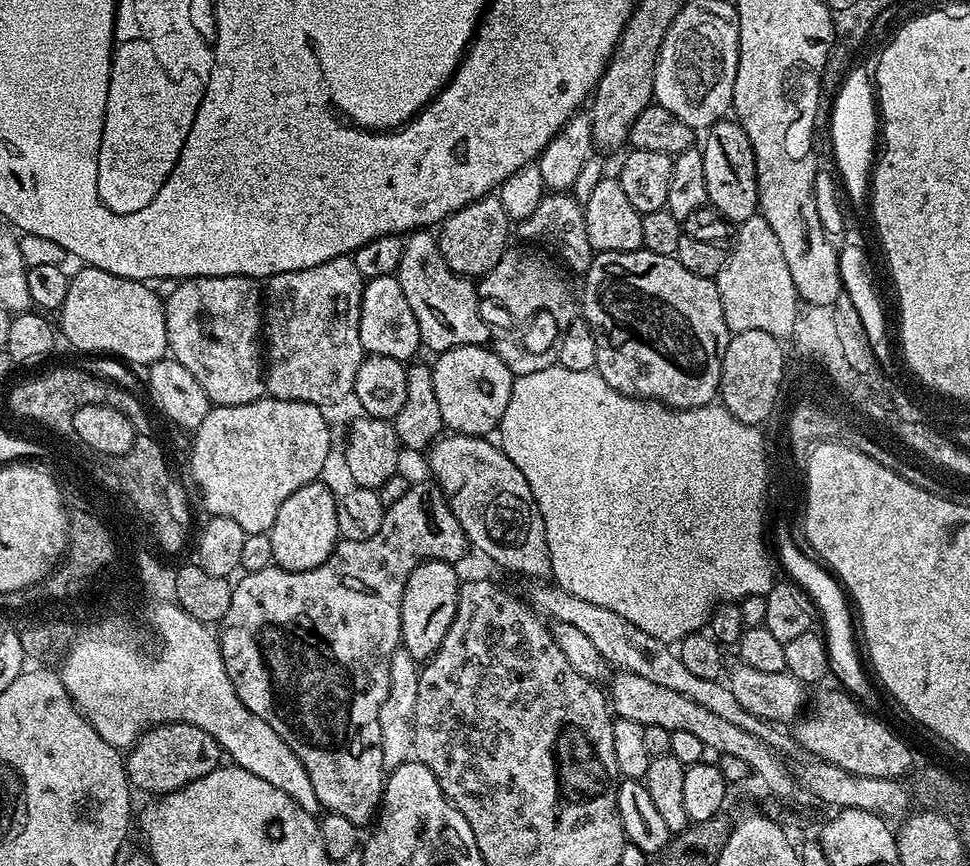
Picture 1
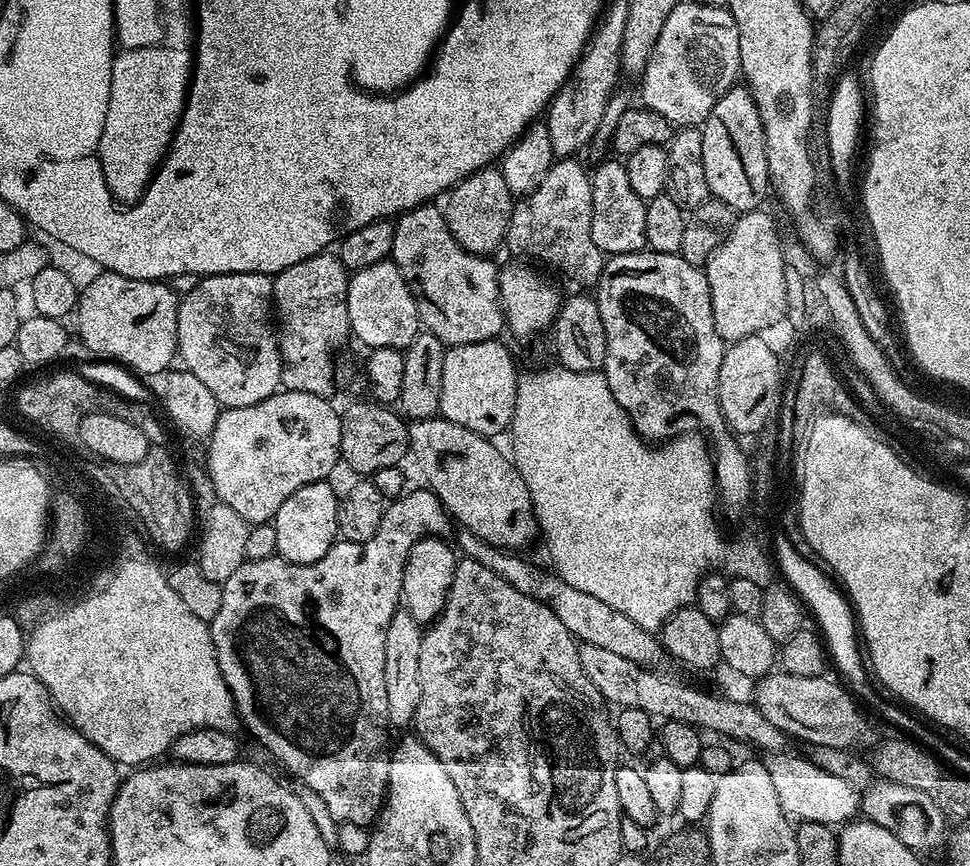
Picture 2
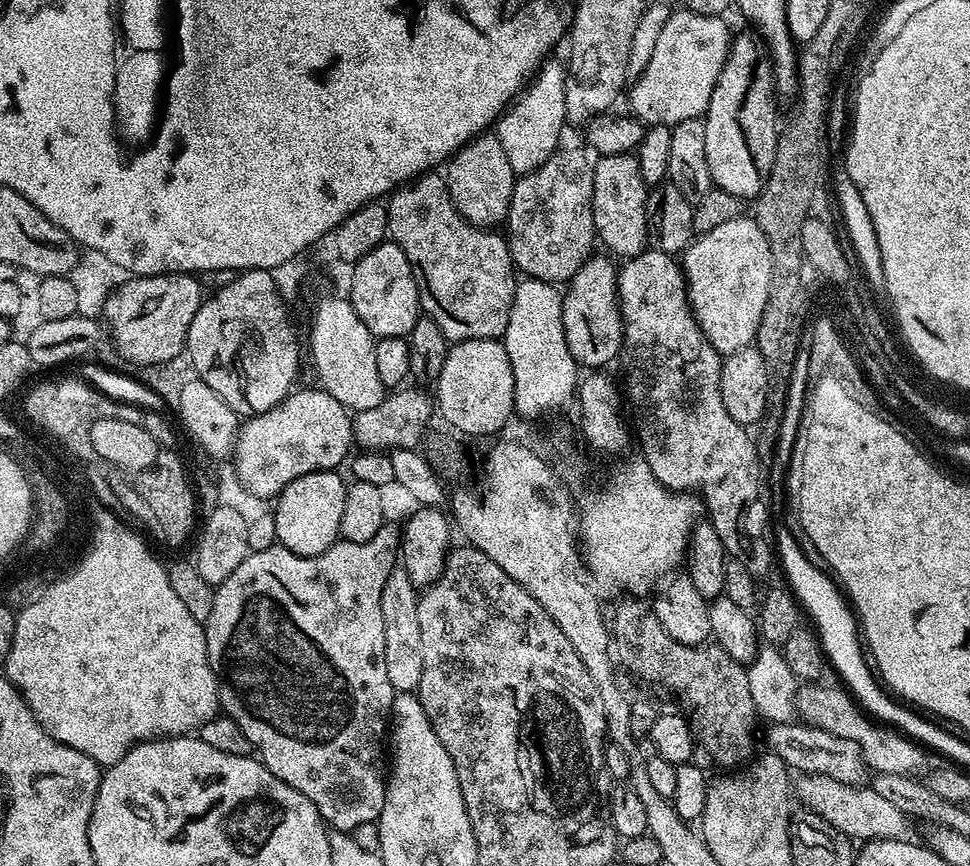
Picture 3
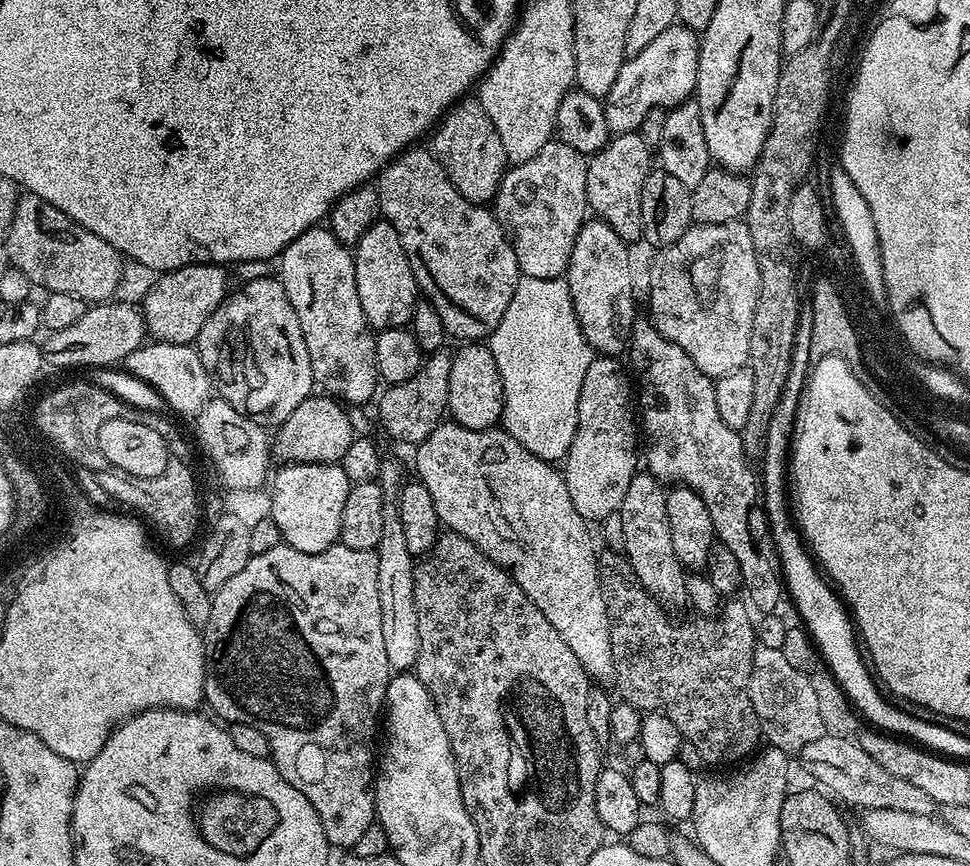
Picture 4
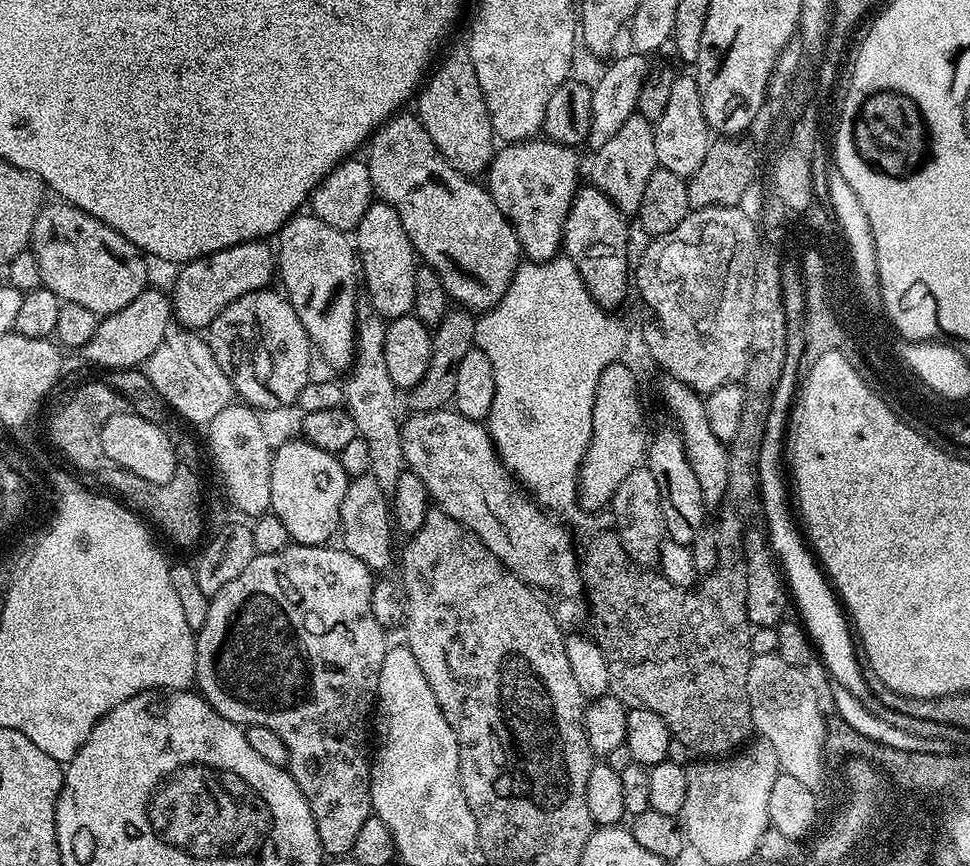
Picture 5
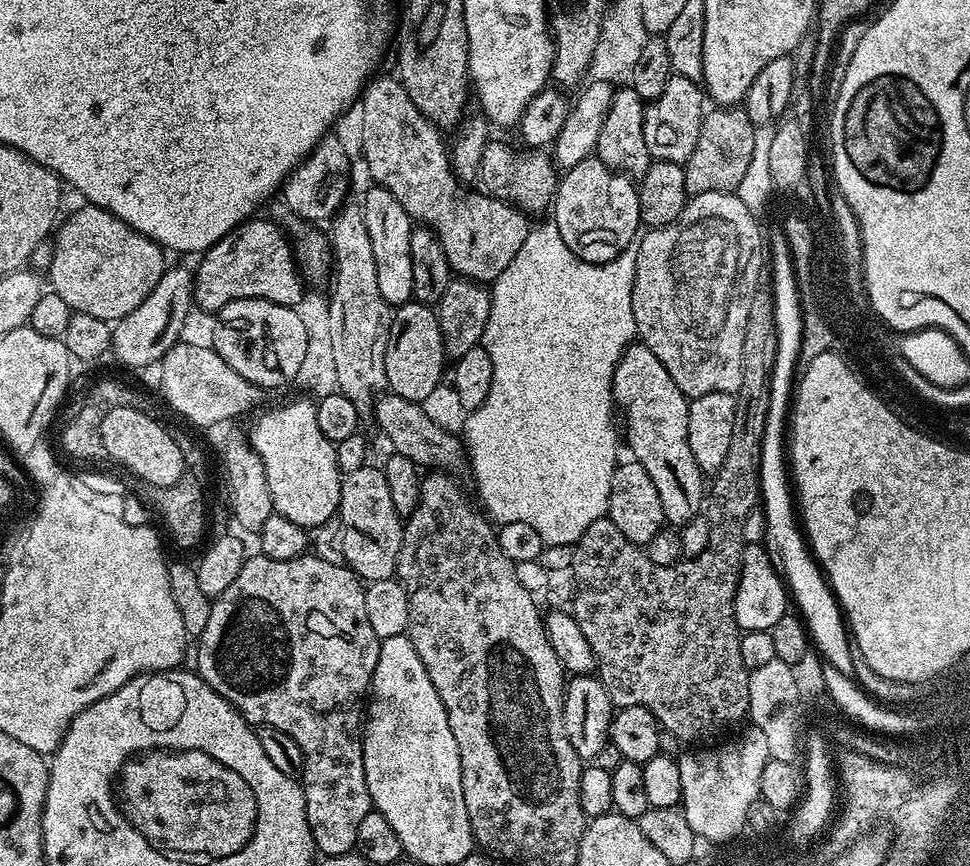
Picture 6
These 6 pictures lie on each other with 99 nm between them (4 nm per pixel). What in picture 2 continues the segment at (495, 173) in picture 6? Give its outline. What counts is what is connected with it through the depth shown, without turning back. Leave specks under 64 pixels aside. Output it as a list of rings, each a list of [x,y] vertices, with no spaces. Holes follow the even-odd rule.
[[[576,158],[557,159],[542,185],[513,205],[504,244],[518,255],[515,257],[536,258],[560,270],[572,281],[592,288],[604,269],[606,254],[595,245],[590,231],[590,214],[593,213],[591,175],[578,161]]]

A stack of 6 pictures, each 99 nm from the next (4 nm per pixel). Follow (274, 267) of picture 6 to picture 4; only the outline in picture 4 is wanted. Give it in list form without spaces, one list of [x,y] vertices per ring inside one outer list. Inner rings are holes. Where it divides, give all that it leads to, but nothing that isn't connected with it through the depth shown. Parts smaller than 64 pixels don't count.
[[[188,264],[185,268],[163,273],[157,279],[160,281],[145,294],[142,303],[147,335],[153,341],[191,345],[198,338],[202,326],[206,326],[206,318],[210,318],[210,314],[214,314],[214,310],[218,310],[218,306],[229,295],[228,276],[224,272],[227,271],[219,264]]]

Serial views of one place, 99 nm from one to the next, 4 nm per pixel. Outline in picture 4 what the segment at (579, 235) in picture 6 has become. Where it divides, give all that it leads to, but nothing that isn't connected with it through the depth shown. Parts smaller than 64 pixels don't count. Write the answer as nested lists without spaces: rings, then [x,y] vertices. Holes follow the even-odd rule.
[[[595,218],[584,221],[577,240],[574,242],[573,253],[570,254],[566,271],[570,298],[574,302],[574,314],[578,318],[578,326],[582,326],[582,334],[588,345],[605,357],[619,357],[620,351],[630,344],[632,329],[637,323],[636,296],[632,293],[632,256],[628,253],[629,245],[606,222]]]

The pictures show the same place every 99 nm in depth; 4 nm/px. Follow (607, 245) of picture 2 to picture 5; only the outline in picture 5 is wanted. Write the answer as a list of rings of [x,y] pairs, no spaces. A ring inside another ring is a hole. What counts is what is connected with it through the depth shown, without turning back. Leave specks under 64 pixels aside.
[[[634,114],[626,118],[626,122],[622,122],[622,126],[614,133],[614,138],[606,138],[603,146],[591,153],[591,187],[602,190],[602,194],[606,194],[606,198],[610,198],[610,202],[614,202],[614,206],[618,206],[618,210],[628,218],[639,213],[650,174],[654,174],[658,167],[654,154],[653,127],[653,121]]]

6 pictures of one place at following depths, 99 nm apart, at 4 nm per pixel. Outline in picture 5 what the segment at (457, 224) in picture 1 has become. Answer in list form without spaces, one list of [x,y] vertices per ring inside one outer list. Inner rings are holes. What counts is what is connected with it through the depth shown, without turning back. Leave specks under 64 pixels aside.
[[[460,46],[449,56],[441,55],[438,63],[427,73],[422,87],[414,97],[414,114],[422,122],[426,134],[430,134],[430,142],[438,146],[440,156],[454,166],[463,176],[476,178],[487,173],[488,165],[498,149],[497,141],[492,131],[492,119],[486,110],[486,98],[482,94],[482,86],[478,86],[478,74],[474,70],[474,62],[468,57],[467,47]]]

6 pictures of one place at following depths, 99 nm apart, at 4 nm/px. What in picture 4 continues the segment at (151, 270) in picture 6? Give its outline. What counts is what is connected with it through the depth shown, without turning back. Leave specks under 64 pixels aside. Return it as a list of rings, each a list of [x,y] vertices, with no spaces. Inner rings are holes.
[[[24,192],[16,201],[14,222],[8,231],[7,263],[26,274],[29,281],[37,289],[44,288],[45,293],[57,292],[58,294],[74,294],[74,298],[87,300],[89,305],[102,304],[113,299],[112,296],[120,288],[120,279],[124,276],[125,257],[120,255],[106,238],[98,238],[98,234],[90,234],[86,226],[78,226],[74,218],[62,214],[58,206],[50,206],[33,192]]]

